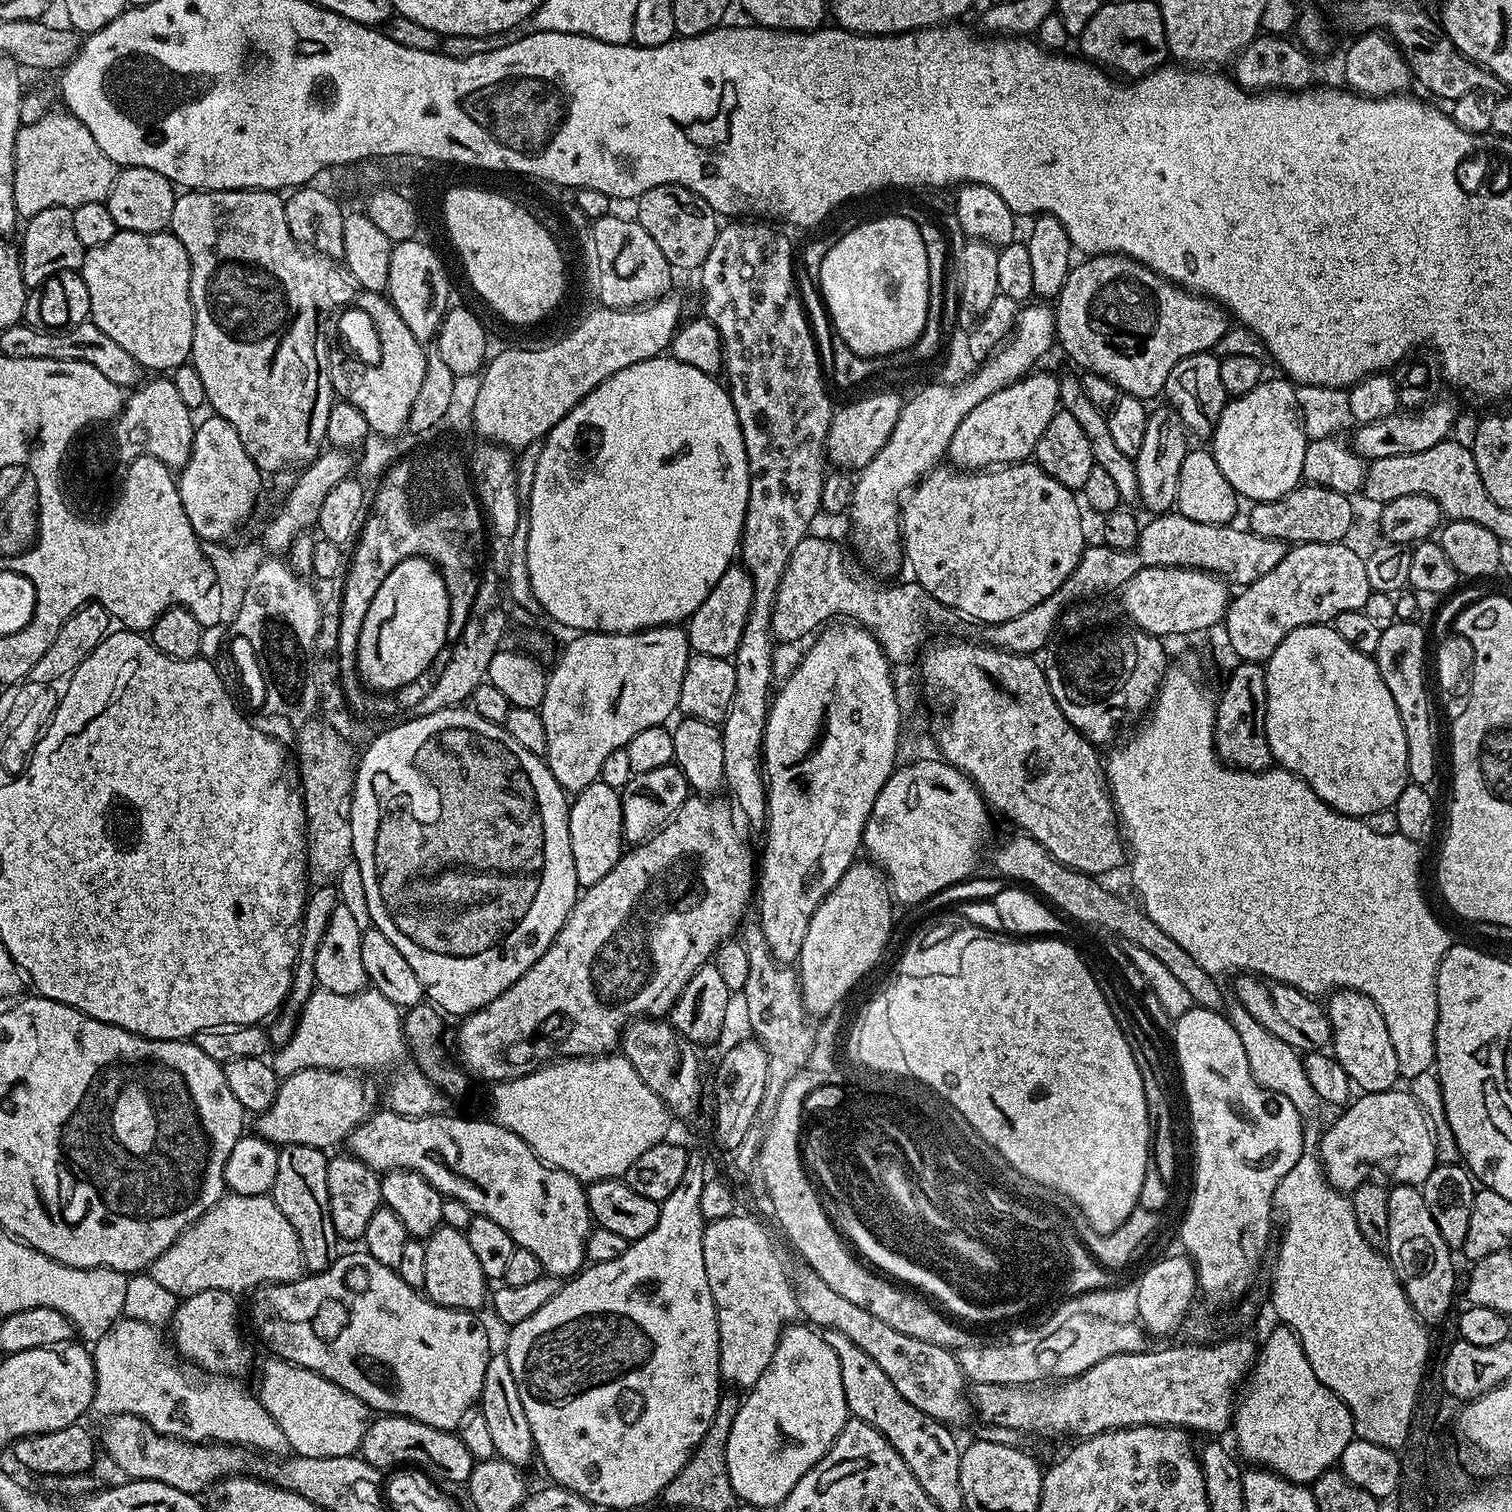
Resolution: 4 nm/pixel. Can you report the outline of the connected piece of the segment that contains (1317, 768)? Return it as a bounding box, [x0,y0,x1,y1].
[1264,624,1410,818]

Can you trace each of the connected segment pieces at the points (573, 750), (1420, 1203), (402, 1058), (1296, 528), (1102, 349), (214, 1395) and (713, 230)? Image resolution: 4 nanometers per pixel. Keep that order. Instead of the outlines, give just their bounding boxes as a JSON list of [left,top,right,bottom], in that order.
[[538,626,690,794],[1386,1184,1456,1325],[270,990,446,1116],[1247,483,1352,546],[1054,254,1230,402],[91,1318,289,1454],[635,184,718,270]]

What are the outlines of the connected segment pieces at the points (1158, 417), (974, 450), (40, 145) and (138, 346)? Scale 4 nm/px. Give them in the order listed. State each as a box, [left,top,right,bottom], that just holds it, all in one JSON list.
[[1134,406,1190,514],[947,371,1060,470],[14,111,117,217],[79,230,194,374]]

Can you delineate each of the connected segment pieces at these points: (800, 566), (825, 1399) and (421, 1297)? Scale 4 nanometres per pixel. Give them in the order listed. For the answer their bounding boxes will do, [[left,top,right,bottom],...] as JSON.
[[772,534,954,666],[726,1322,849,1510],[251,1250,490,1430]]

